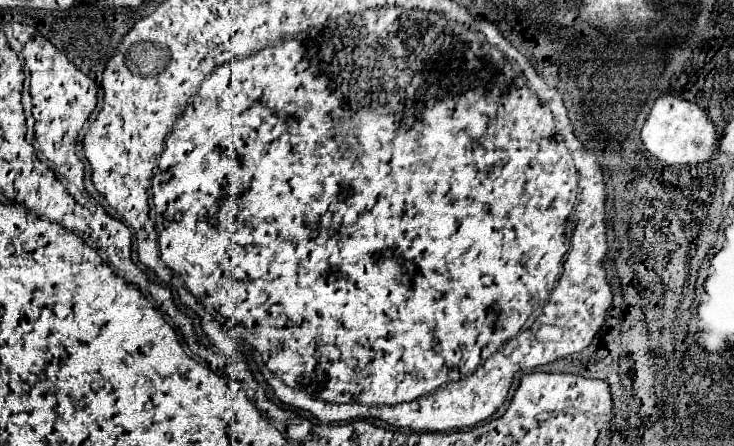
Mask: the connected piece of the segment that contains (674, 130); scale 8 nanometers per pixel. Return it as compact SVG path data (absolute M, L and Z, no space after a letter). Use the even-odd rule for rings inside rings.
M666 93L660 95L650 109L650 115L642 127L642 143L652 155L660 155L658 159L666 161L666 165L696 165L712 157L718 135L704 109L678 95Z

